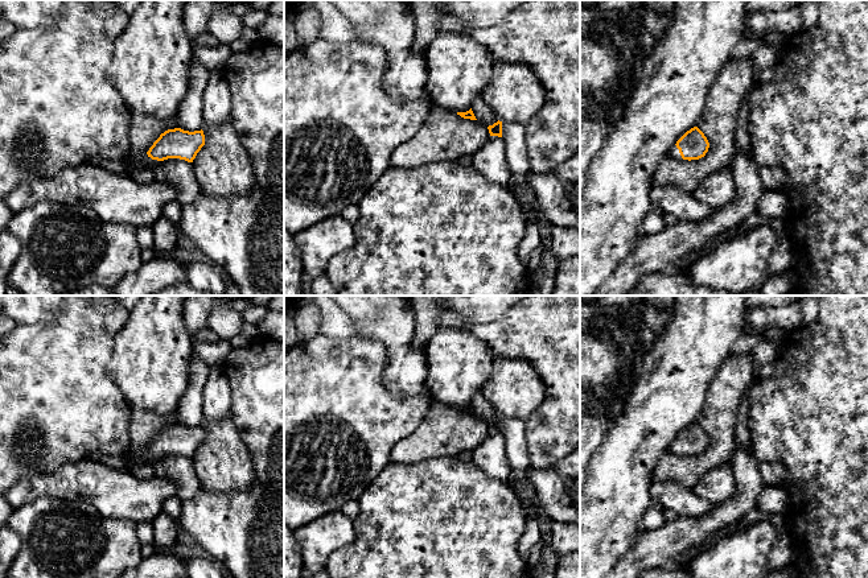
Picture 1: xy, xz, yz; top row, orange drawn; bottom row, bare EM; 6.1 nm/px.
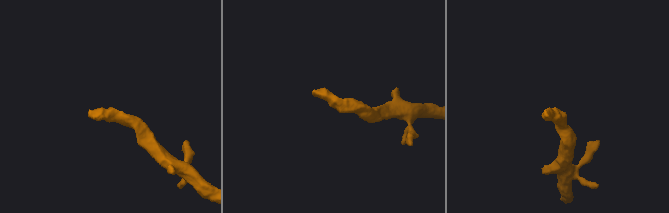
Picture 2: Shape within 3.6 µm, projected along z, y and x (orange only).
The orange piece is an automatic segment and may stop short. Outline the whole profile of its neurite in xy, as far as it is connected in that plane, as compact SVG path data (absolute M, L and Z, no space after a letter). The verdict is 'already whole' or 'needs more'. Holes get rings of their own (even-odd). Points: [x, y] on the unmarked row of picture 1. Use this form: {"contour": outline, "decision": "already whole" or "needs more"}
{"contour": "M181 424L168 425L160 430L145 451L128 450L124 453L129 467L152 463L159 457L180 454L193 458L197 449L205 441L203 426L184 426Z", "decision": "needs more"}

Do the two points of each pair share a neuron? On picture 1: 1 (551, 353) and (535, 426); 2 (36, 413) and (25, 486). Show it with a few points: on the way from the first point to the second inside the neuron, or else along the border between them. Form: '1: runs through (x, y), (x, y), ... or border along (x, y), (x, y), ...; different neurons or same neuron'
1: runs through (554, 371), (552, 408); same neuron
2: border along (57, 470), (23, 477), (13, 484); different neurons

